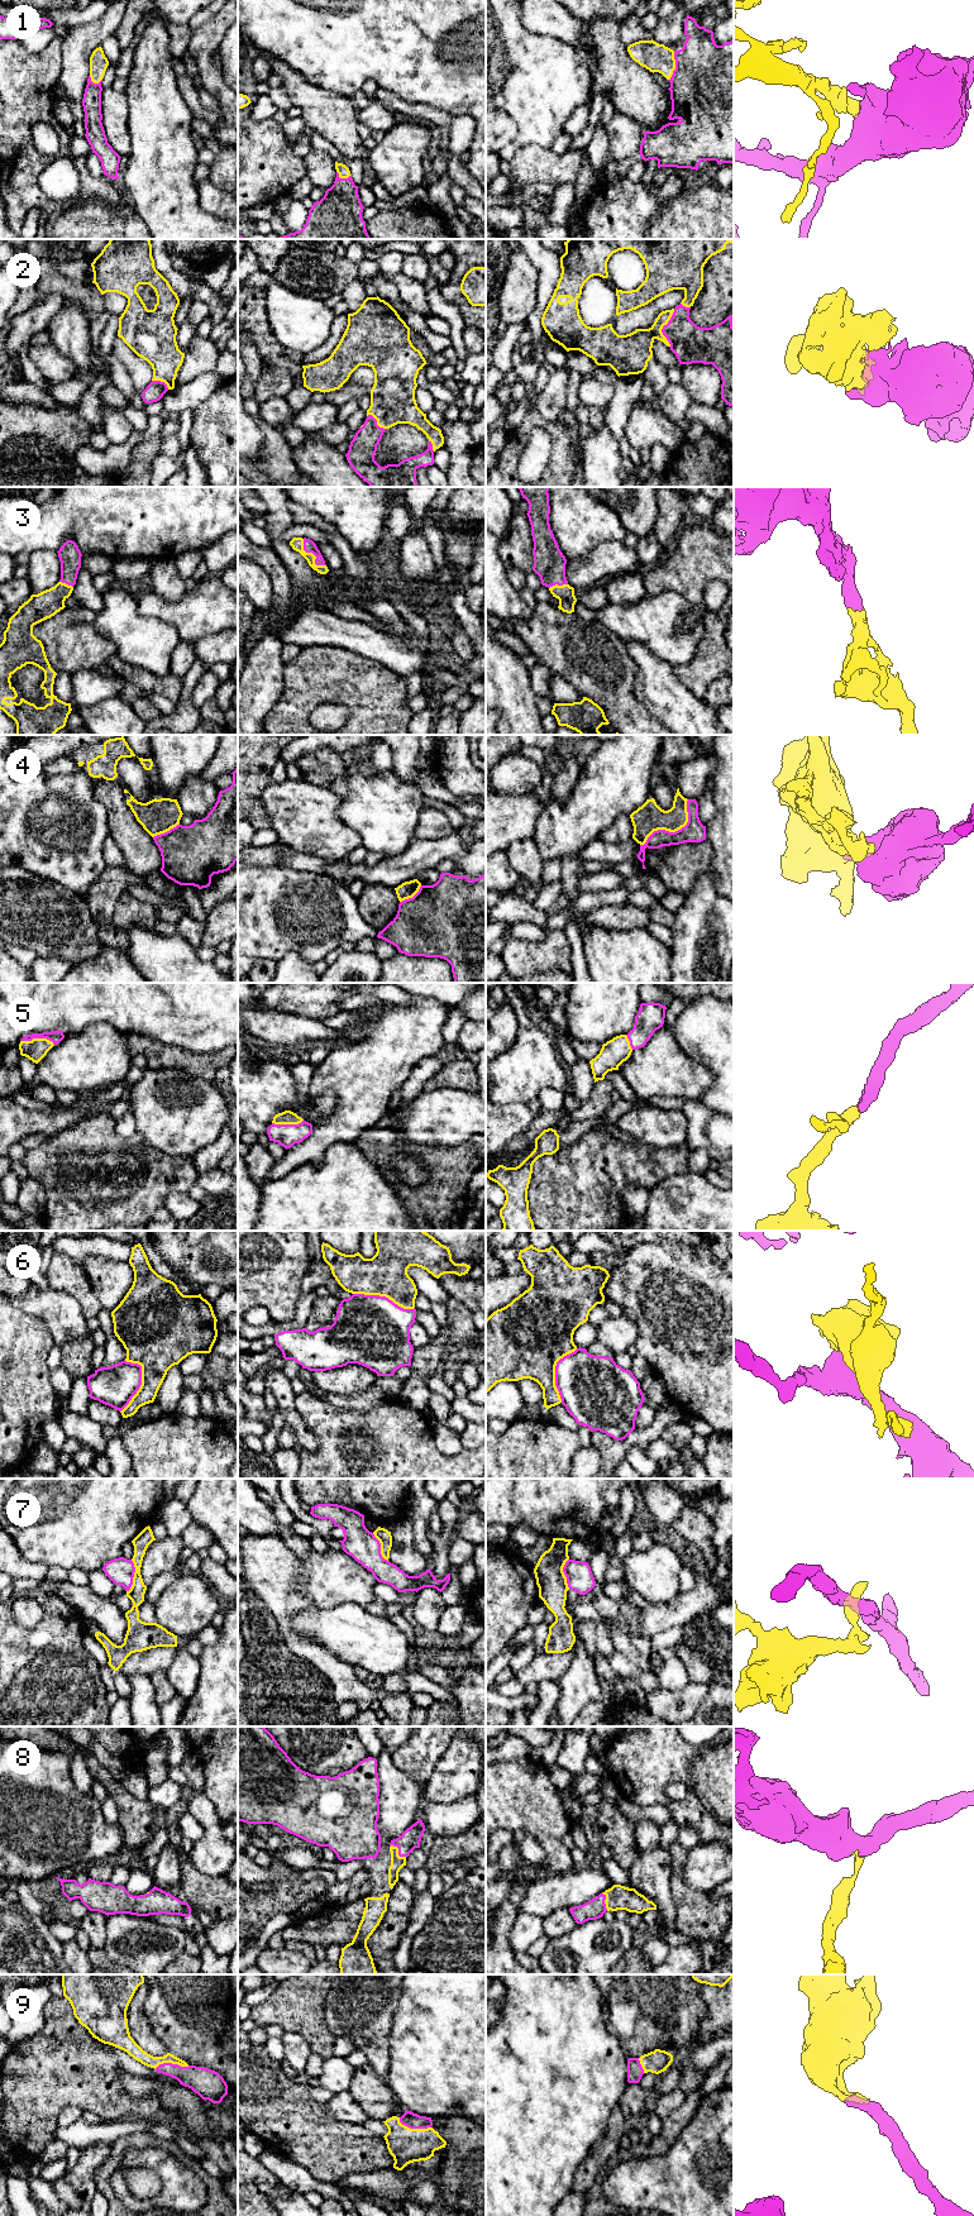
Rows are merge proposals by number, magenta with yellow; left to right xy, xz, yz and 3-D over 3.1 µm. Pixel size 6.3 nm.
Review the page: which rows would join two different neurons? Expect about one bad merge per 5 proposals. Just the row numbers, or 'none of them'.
4, 6, 7

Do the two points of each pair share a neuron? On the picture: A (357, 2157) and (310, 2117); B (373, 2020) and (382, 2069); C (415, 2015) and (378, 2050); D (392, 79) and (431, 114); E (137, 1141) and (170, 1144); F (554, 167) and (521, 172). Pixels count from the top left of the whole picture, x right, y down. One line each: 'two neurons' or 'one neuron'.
A: one neuron
B: one neuron
C: two neurons
D: two neurons
E: two neurons
F: one neuron

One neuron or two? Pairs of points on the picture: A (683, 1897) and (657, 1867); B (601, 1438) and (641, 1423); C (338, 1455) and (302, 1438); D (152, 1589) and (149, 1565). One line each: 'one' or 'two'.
A: two
B: two
C: two
D: two

